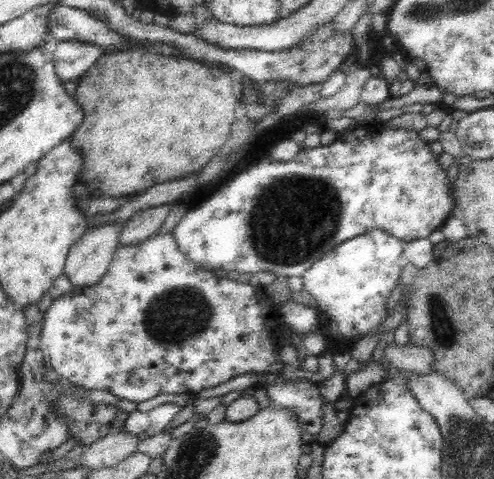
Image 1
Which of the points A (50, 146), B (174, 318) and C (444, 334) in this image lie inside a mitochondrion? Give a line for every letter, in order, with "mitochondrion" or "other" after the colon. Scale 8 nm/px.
A: other
B: mitochondrion
C: mitochondrion

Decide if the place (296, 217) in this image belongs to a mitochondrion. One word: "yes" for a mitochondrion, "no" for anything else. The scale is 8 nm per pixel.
yes

